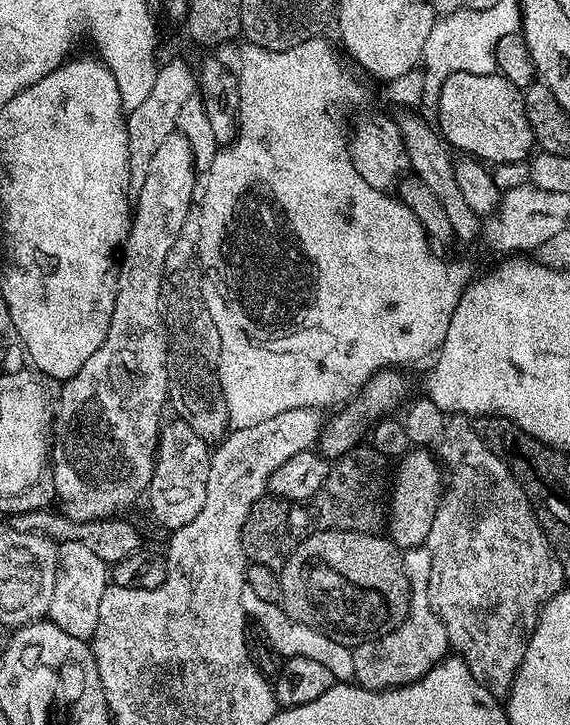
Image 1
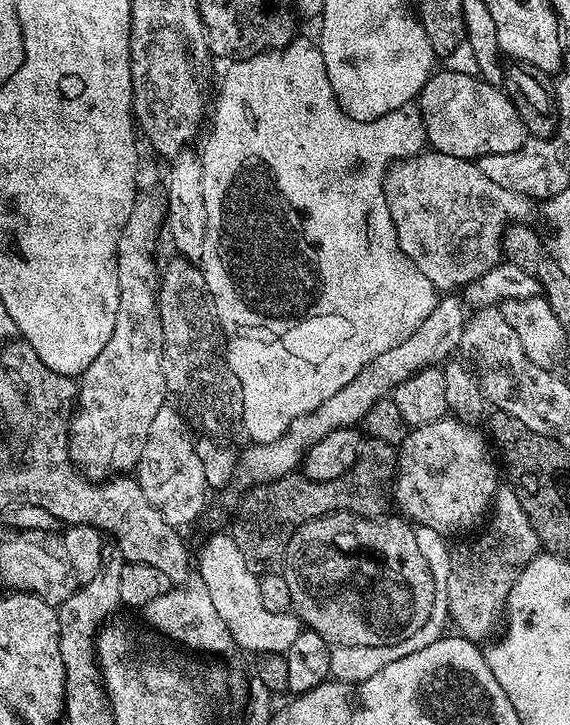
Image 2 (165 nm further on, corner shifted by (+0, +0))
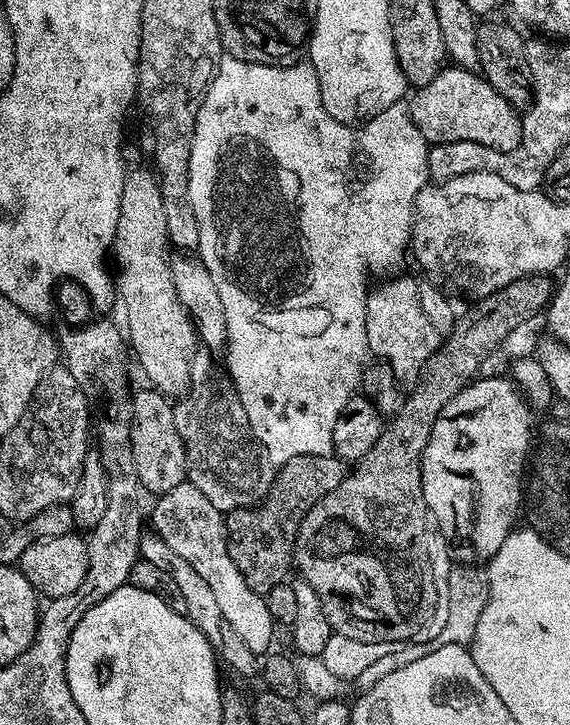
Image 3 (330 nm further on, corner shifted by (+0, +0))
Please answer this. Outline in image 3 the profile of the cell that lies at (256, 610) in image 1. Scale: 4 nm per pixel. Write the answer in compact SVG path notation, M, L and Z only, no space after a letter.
M187 482L174 486L174 490L163 493L157 500L160 501L150 508L151 531L160 536L162 542L178 554L178 558L186 558L186 562L190 562L190 566L202 576L218 601L226 622L234 626L234 634L238 634L252 652L267 653L273 647L274 621L270 618L270 610L266 610L264 597L246 586L238 566L234 566L234 558L230 558L224 516L213 506L210 498L202 494L202 490Z

